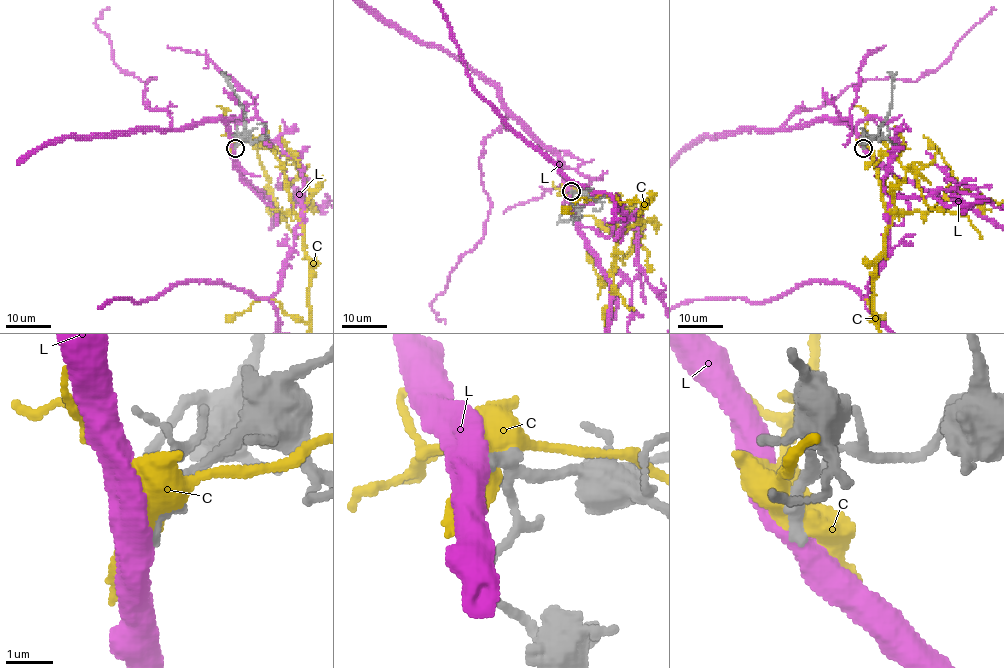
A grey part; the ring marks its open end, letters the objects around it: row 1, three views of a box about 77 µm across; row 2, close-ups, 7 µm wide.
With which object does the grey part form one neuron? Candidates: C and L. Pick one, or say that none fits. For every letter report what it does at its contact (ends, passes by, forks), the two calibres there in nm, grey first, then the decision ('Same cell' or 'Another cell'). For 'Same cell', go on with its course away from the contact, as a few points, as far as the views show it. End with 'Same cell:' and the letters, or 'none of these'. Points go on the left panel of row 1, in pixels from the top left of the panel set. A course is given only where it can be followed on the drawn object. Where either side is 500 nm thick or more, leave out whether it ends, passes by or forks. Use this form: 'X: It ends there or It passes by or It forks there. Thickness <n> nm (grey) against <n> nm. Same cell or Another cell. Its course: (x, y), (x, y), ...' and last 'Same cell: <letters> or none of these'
C: Thickness 280 nm (grey) against 550 nm. Another cell
L: Thickness 320 nm (grey) against 550 nm. Another cell
Same cell: none of these

